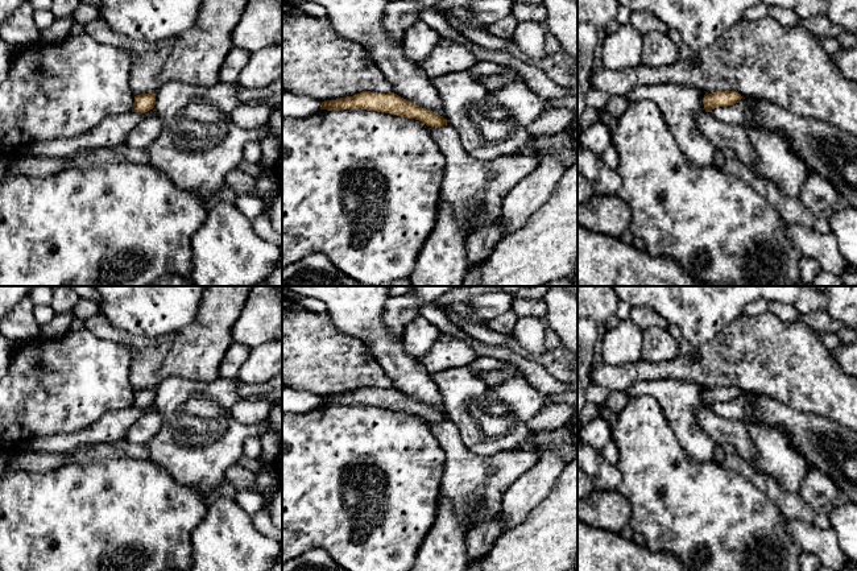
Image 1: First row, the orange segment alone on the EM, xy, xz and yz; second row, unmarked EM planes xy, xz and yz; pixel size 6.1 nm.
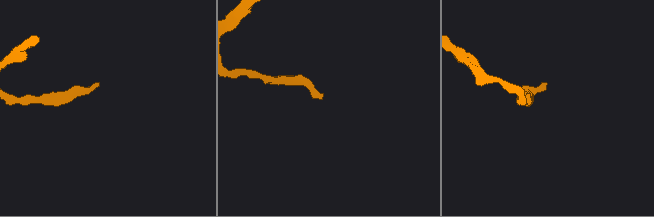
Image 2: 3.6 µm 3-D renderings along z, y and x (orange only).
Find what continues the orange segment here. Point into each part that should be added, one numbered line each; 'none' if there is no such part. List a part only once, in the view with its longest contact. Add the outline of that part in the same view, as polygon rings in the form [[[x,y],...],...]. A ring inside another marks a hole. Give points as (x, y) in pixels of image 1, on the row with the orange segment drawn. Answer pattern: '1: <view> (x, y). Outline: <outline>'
none

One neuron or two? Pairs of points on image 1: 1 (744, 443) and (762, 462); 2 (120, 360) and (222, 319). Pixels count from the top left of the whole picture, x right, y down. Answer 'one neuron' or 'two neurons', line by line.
1: two neurons
2: two neurons

